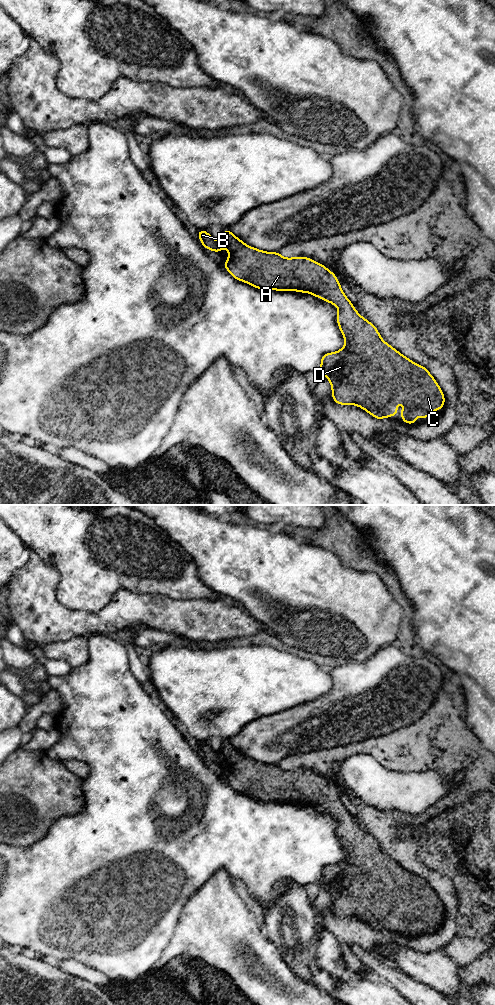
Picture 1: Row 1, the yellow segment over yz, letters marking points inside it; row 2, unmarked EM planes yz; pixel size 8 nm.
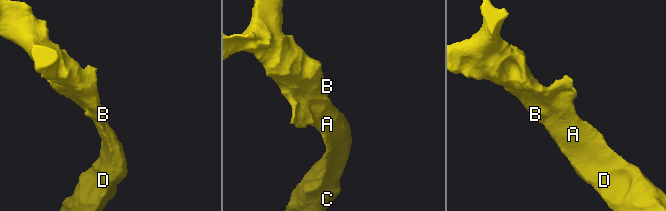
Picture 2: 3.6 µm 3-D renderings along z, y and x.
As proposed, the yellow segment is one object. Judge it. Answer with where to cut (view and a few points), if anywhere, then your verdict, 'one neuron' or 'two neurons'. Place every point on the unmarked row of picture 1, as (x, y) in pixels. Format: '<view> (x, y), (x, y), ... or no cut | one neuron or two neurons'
no cut | one neuron

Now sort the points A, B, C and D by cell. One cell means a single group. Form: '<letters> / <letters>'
A B C D

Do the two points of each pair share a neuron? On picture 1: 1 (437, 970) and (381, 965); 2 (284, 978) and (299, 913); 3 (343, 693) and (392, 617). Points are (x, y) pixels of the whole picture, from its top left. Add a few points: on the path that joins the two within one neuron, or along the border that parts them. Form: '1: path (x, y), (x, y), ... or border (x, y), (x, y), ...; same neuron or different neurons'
1: path (423, 970), (395, 970); same neuron
2: border (274, 944), (285, 963), (304, 980); different neurons
3: border (384, 647), (364, 660), (343, 662); different neurons

